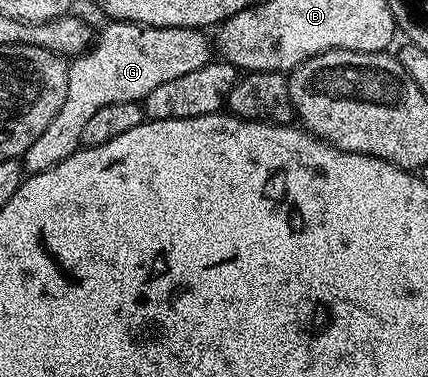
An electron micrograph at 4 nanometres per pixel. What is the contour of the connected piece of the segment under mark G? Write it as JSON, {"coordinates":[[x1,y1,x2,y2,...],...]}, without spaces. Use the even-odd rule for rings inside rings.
{"coordinates":[[114,21,108,22,102,33,96,34,95,40,90,44,84,53,72,58,69,61,69,78,67,79,67,99,63,103,63,107,59,107,59,115,55,115,55,119,51,119,51,124,47,127,47,131,43,131,43,135,39,135,39,139,35,139,35,143,31,143,31,147,25,153,23,165,29,173,38,173,44,169,55,167,55,163,59,163,63,159,67,159,71,154,79,148,82,148,81,136,83,135,83,127,89,120,91,115,95,115,95,111,99,111,99,107,107,107,107,103,127,103,135,101,144,102,147,95,151,95,151,91,155,91,155,87,159,87,159,83,168,83,170,79,179,79,179,75,187,75,187,71,199,71,199,67,208,65,215,57,215,45,211,40,208,32,199,29,184,29,183,27,155,27,154,25,138,25,136,21]]}

